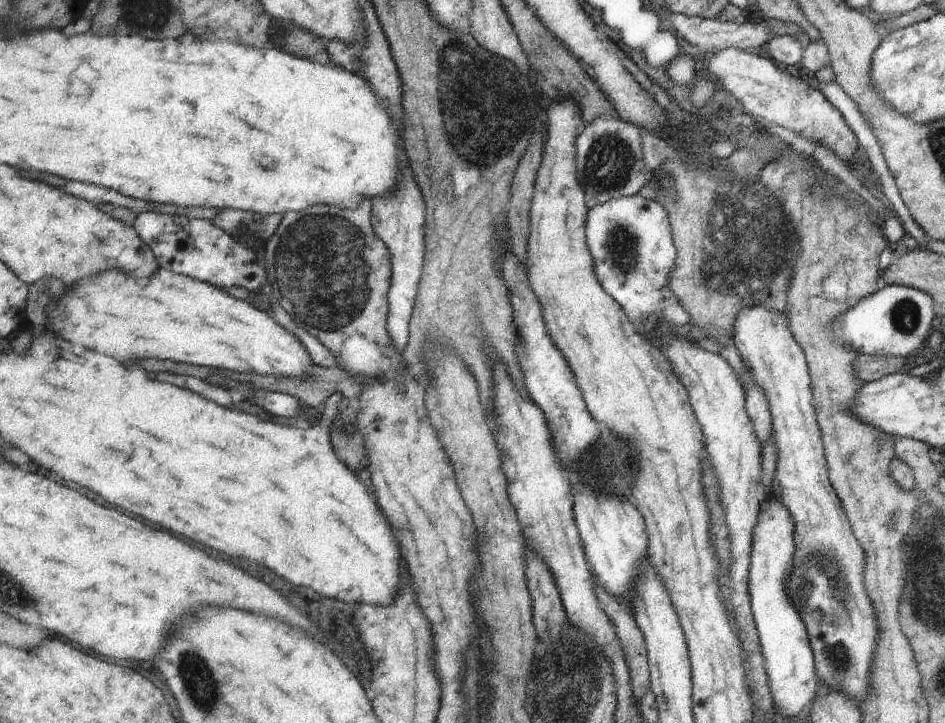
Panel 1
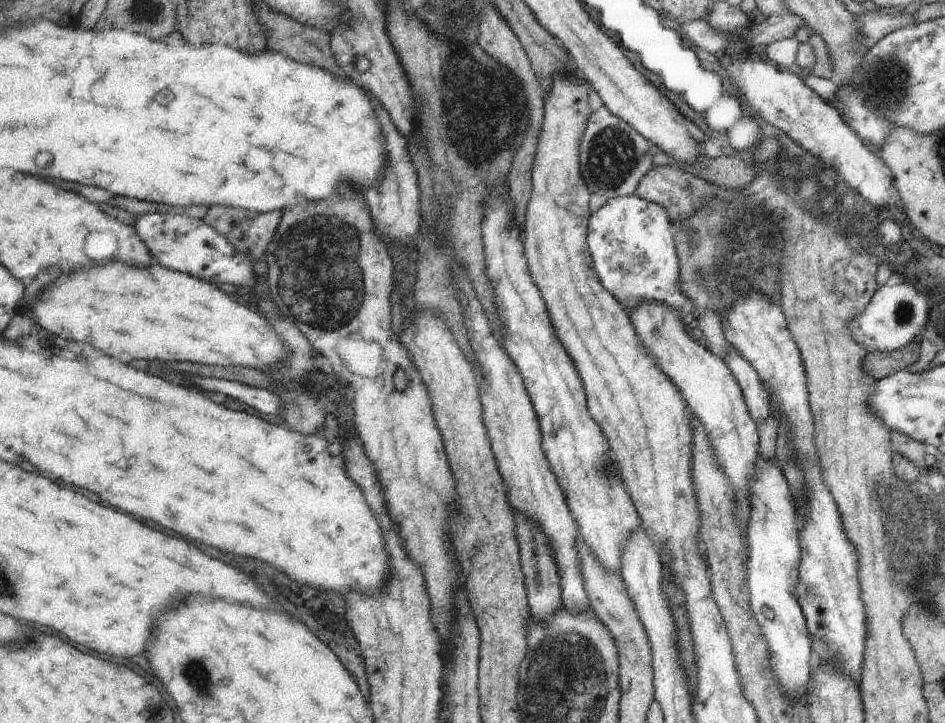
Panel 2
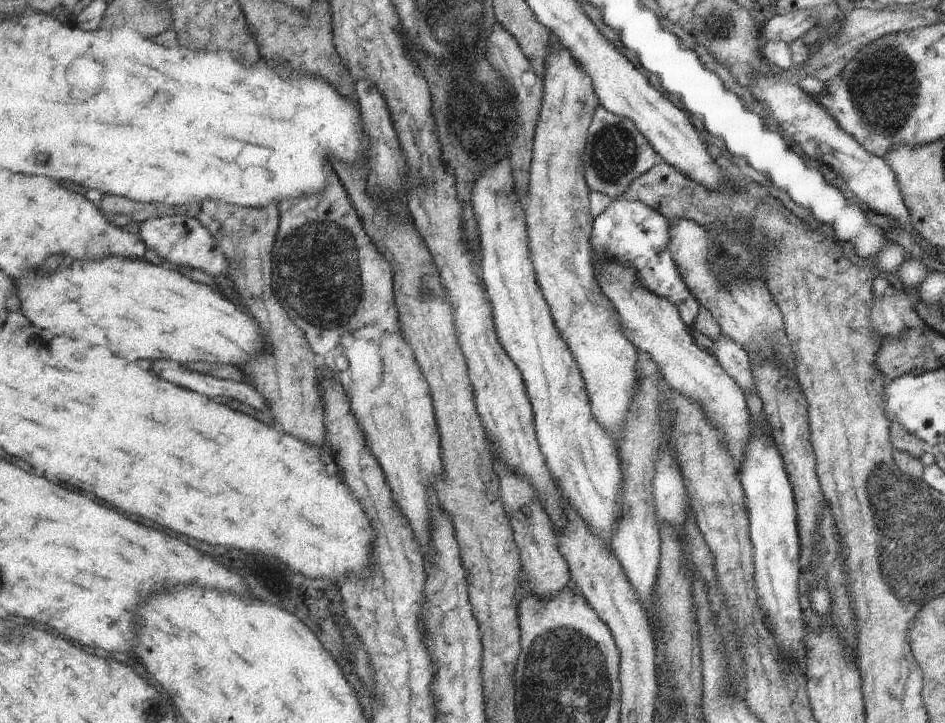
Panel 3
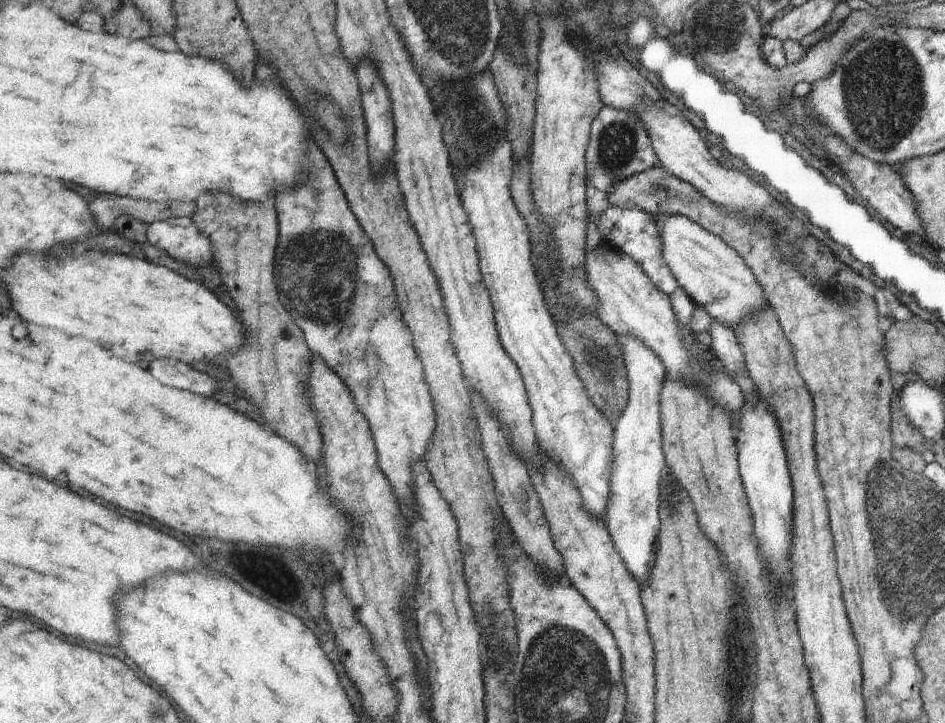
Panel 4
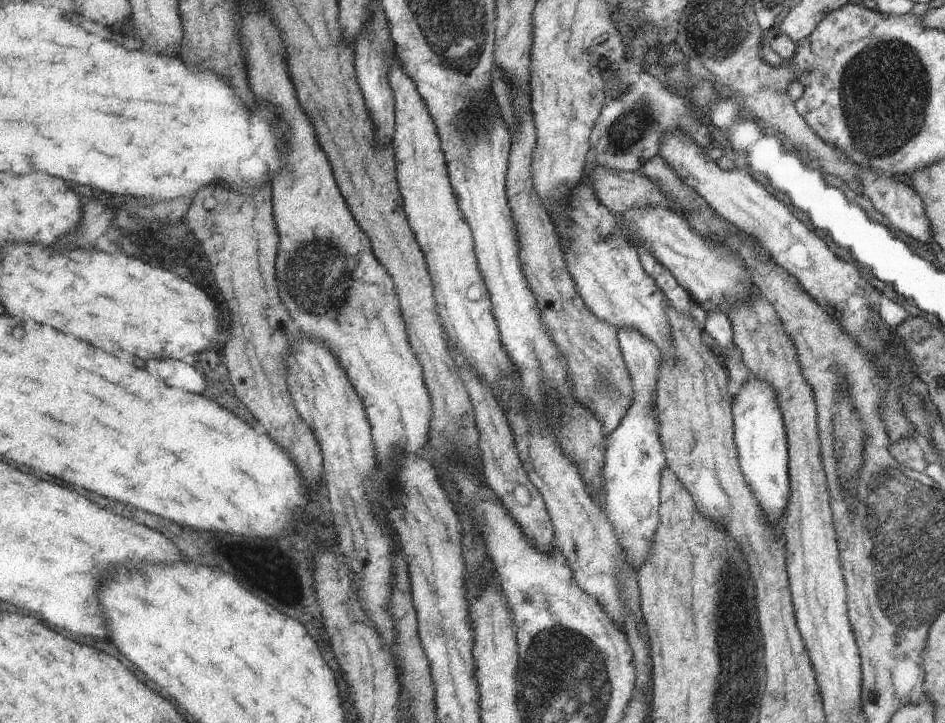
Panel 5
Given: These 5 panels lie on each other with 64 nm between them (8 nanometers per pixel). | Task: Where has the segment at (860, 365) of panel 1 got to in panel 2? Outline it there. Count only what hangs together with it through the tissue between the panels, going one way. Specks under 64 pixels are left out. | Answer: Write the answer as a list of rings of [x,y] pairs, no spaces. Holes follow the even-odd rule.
[[[917,338],[913,344],[909,344],[909,348],[903,348],[899,352],[873,352],[873,354],[865,354],[863,370],[873,380],[887,378],[887,376],[891,376],[895,372],[905,372],[919,358],[919,344],[921,342]]]

